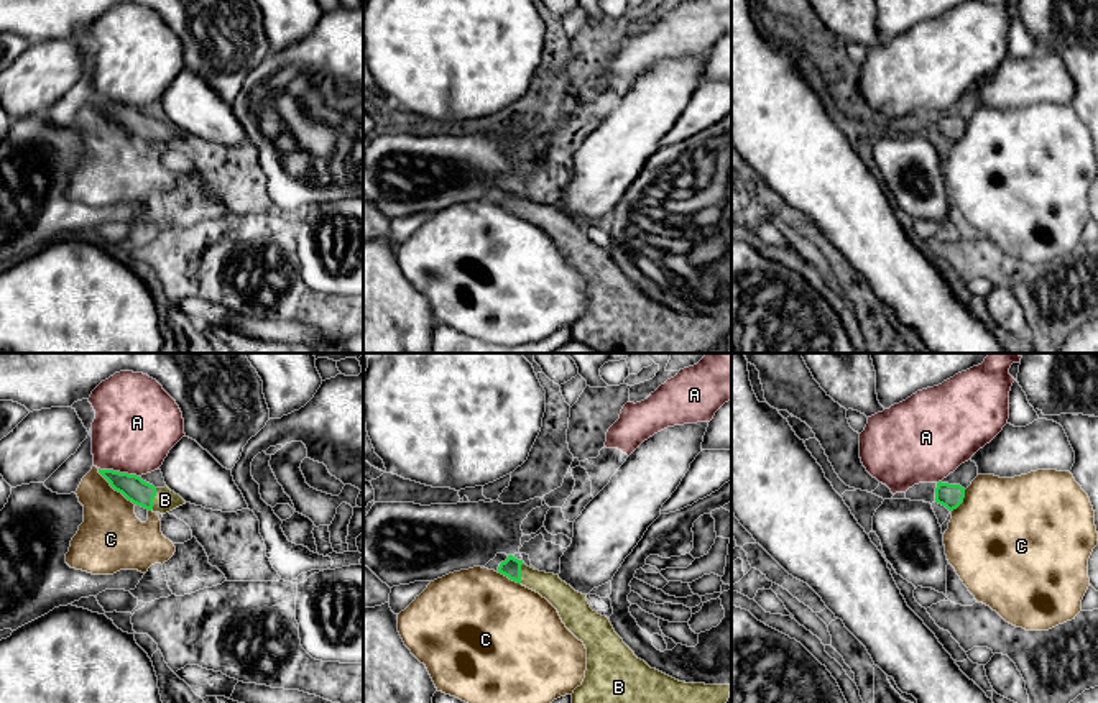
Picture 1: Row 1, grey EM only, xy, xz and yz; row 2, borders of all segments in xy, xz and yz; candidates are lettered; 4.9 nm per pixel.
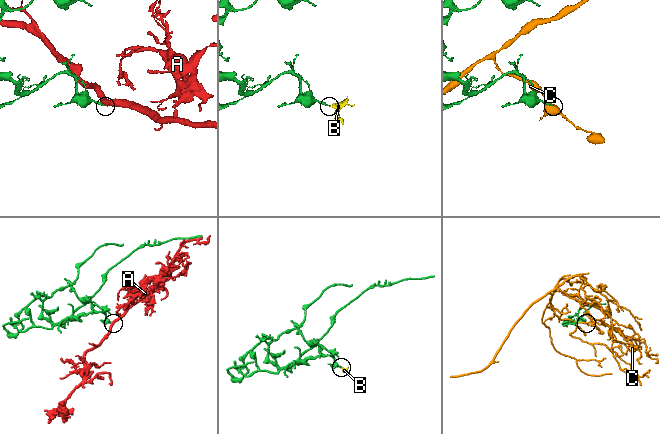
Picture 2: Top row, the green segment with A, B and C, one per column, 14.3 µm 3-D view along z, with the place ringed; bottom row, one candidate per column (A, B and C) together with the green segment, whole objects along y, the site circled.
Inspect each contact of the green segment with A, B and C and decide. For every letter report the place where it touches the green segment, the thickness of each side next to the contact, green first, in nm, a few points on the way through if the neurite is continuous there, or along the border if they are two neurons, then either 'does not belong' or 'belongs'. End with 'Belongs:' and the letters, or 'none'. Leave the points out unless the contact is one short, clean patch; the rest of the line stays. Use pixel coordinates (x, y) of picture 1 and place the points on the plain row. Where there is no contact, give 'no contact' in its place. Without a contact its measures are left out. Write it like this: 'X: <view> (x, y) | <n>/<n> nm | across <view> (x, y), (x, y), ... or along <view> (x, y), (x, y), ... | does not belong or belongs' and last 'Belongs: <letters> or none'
A: xy (119, 104) | 120/400 nm | along xy (99, 99), (138, 109) | does not belong
B: xy (153, 130) | 120/110 nm | across xy (133, 120), (153, 130), (165, 132) | belongs
C: xy (114, 120) | 120/320 nm | does not belong
Belongs: B

